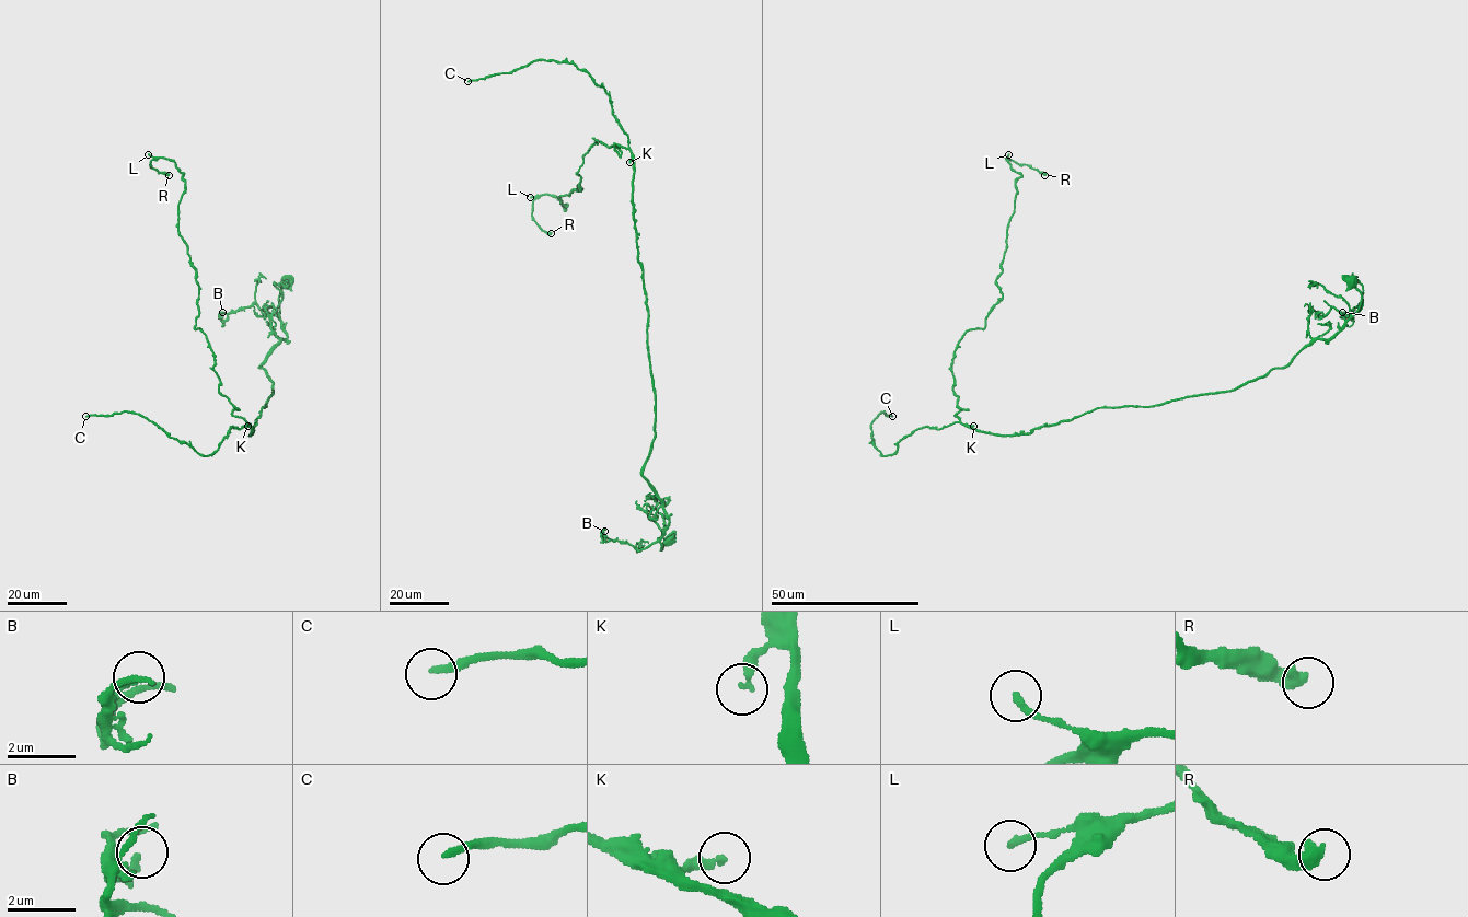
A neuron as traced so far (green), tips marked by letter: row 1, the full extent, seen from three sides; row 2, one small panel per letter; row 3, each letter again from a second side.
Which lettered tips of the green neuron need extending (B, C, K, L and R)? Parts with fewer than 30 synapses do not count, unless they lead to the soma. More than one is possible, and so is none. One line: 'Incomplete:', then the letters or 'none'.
Incomplete: C

